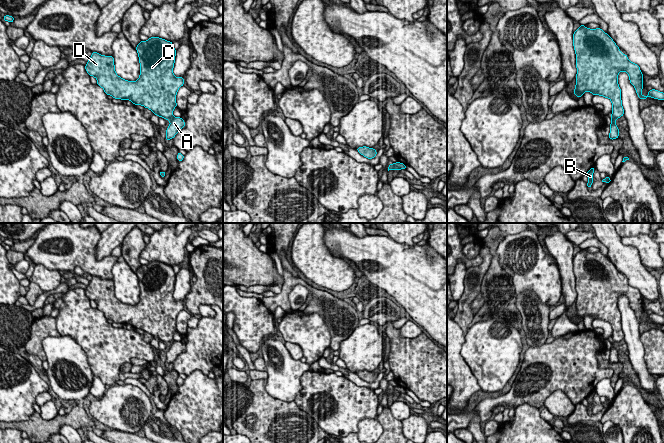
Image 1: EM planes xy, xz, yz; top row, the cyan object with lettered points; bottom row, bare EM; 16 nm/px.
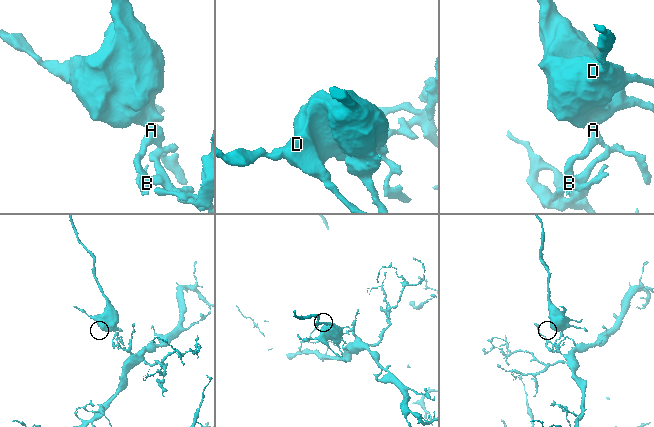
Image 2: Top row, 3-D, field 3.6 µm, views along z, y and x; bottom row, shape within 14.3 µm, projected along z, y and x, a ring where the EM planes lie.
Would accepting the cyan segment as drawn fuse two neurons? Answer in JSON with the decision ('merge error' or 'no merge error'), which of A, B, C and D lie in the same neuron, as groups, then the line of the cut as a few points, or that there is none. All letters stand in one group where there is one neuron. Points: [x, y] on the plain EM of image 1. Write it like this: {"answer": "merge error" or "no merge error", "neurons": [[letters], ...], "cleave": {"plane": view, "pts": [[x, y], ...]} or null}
{"answer": "merge error", "neurons": [["A", "B"], ["C", "D"]], "cleave": {"plane": "yz", "pts": [[611, 340], [615, 343]]}}

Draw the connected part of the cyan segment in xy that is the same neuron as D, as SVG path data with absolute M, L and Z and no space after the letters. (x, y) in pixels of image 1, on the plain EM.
M151 261L147 265L140 265L136 275L140 287L140 300L137 305L127 305L119 301L115 296L113 280L104 280L97 276L92 276L85 293L90 300L97 303L97 309L104 313L106 319L124 325L130 324L134 329L142 329L155 339L169 344L177 331L177 315L184 309L184 301L175 301L173 298L176 280L173 267L159 261Z

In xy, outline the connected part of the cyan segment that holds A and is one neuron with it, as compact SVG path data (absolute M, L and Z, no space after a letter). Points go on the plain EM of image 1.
M172 341L169 345L170 349L166 354L166 365L173 363L178 355L185 350L185 345L181 341Z

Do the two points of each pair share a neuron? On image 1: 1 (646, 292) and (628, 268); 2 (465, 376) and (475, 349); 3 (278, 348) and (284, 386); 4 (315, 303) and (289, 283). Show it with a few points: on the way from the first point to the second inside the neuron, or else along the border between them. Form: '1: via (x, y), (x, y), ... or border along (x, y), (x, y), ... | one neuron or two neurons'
1: via (646, 286), (634, 274) | one neuron
2: border along (462, 343), (460, 355), (480, 386) | two neurons
3: via (282, 357), (283, 377) | one neuron
4: via (315, 294), (304, 283), (298, 281) | one neuron

